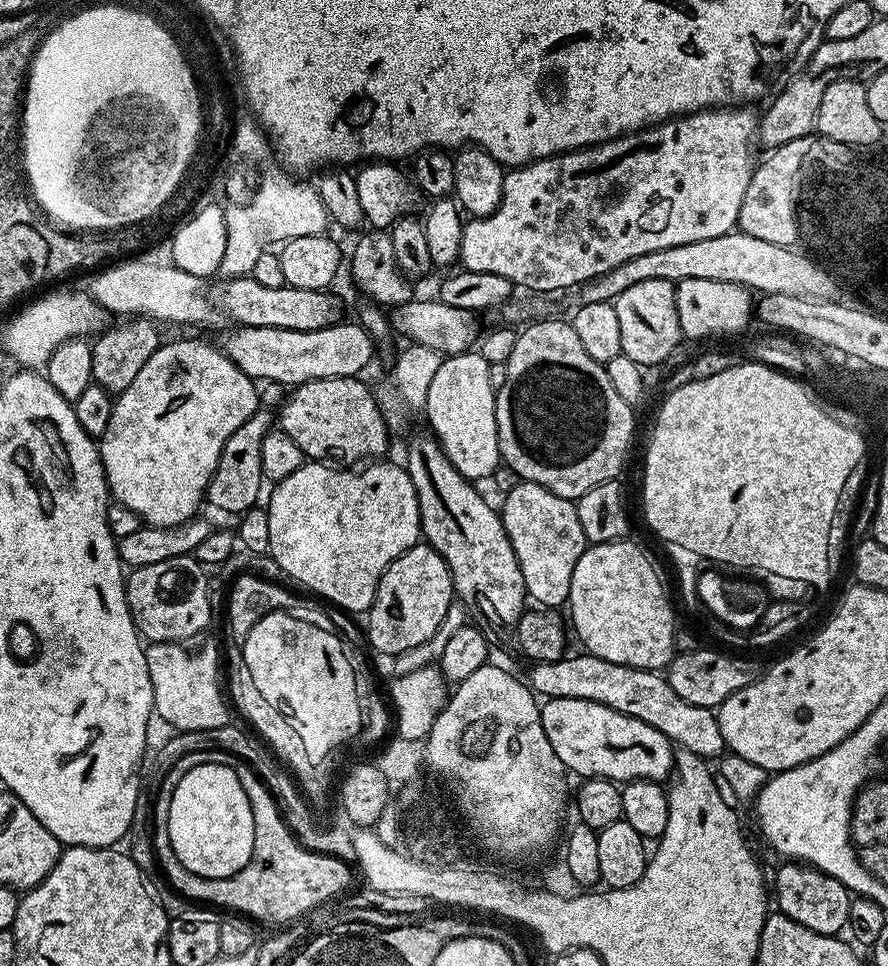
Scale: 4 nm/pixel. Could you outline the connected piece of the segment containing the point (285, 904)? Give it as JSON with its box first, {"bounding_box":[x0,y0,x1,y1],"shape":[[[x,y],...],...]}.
{"bounding_box":[155,759,353,926],"shape":[[[237,759],[237,767],[240,767],[241,779],[252,799],[252,808],[255,808],[256,852],[252,864],[236,879],[209,882],[184,871],[184,867],[177,864],[168,848],[155,848],[155,857],[167,883],[189,901],[203,902],[217,909],[228,908],[224,910],[231,910],[256,922],[265,920],[268,924],[280,924],[276,926],[291,925],[288,924],[291,920],[306,915],[311,908],[316,908],[335,896],[343,897],[353,887],[349,861],[305,848],[285,824],[285,817],[277,801],[260,776],[242,759]]]}

